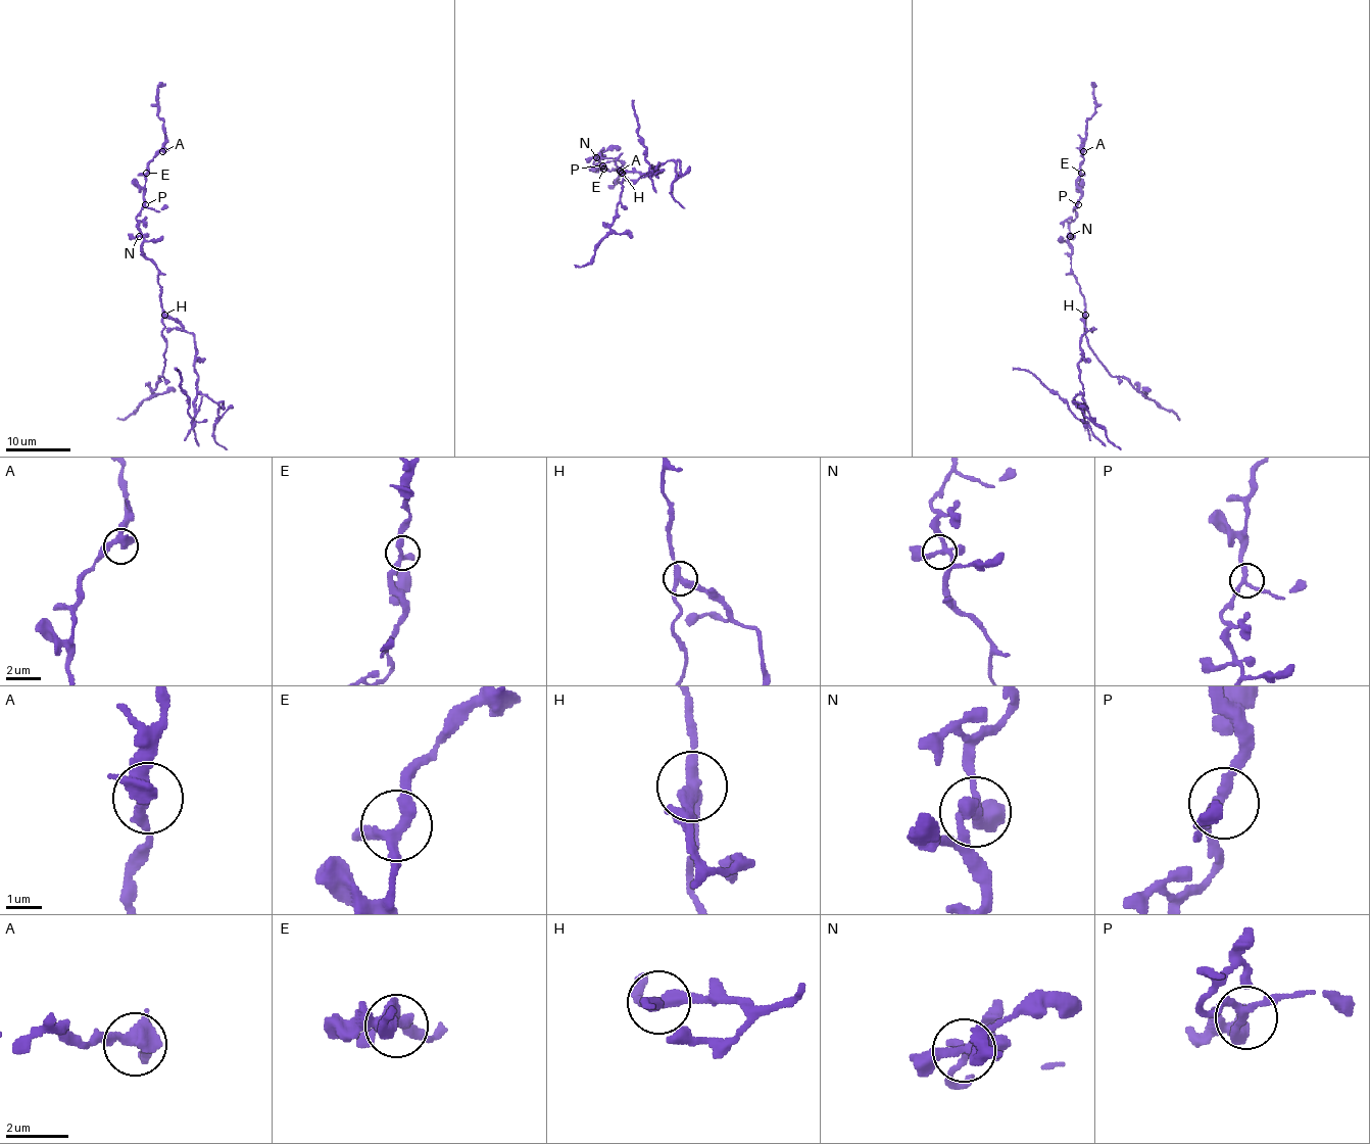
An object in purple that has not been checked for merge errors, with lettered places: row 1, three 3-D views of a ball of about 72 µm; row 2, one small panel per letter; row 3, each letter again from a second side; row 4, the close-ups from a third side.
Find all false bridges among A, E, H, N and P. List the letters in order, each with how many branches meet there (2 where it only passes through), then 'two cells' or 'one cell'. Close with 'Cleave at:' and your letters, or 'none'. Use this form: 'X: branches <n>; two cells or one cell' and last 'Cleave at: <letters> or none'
A: branches 3; one cell
E: branches 3; one cell
H: branches 3; two cells
N: branches 4; one cell
P: branches 3; one cell
Cleave at: H

